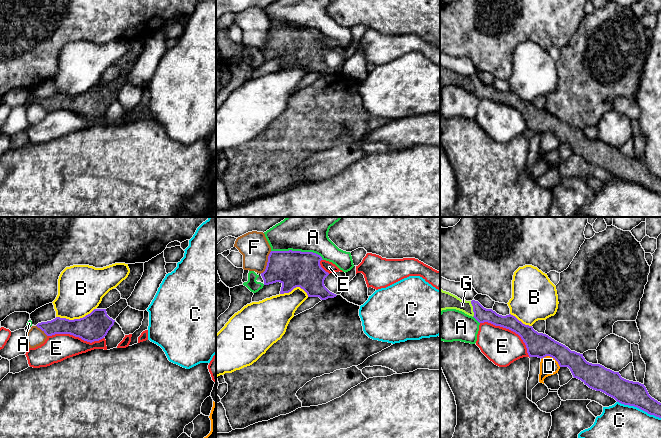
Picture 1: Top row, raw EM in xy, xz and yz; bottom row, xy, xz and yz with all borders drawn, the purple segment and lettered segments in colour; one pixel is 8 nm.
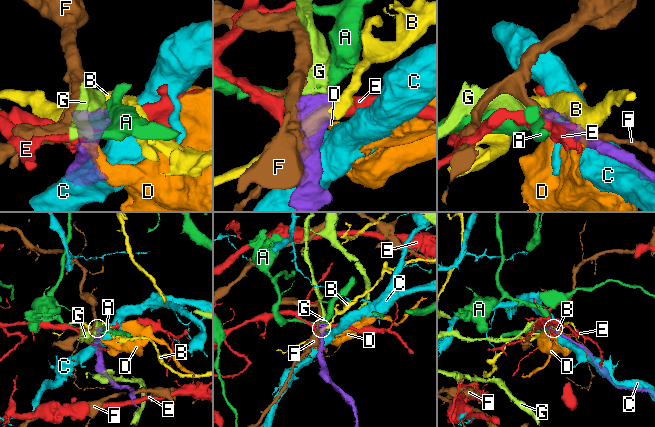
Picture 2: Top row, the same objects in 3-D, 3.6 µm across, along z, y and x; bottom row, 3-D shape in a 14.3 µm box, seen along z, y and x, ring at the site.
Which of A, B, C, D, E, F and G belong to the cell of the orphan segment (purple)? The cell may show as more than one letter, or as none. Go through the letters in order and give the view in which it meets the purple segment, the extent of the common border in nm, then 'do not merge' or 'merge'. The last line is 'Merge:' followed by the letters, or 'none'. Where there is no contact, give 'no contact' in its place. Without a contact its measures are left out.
A: contact in xz; length 440 nm; do not merge
B: contact in xy; length 320 nm; do not merge
C: contact in yz; length 380 nm; do not merge
D: contact in yz; length 170 nm; do not merge
E: contact in yz; length 480 nm; do not merge
F: contact in xz; length 200 nm; do not merge
G: contact in yz; length 130 nm; merge
Merge: G

